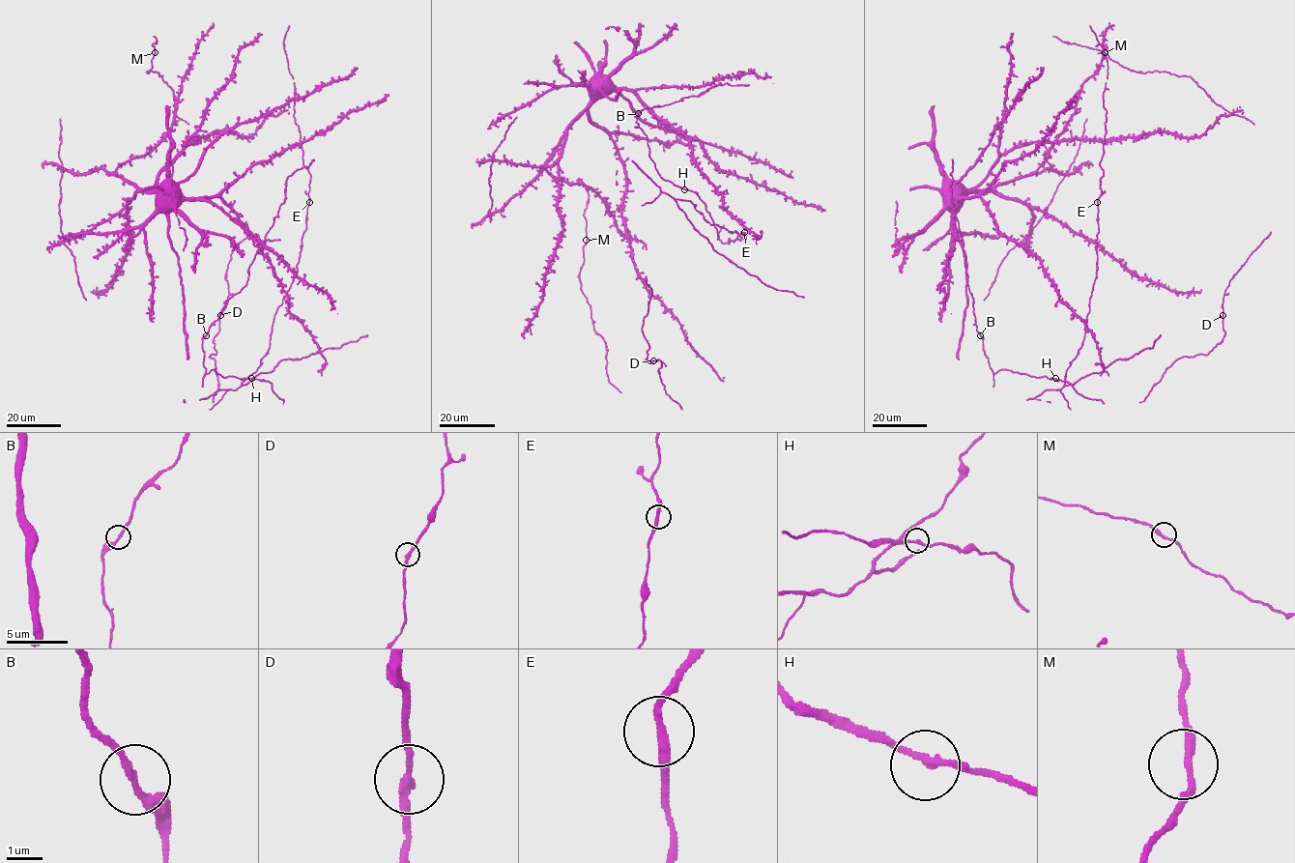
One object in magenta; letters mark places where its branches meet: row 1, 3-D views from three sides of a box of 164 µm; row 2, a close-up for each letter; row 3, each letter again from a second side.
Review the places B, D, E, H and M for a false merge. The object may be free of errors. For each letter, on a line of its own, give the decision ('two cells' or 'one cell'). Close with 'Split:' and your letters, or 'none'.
B: one cell
D: one cell
E: one cell
H: one cell
M: one cell
Split: none

